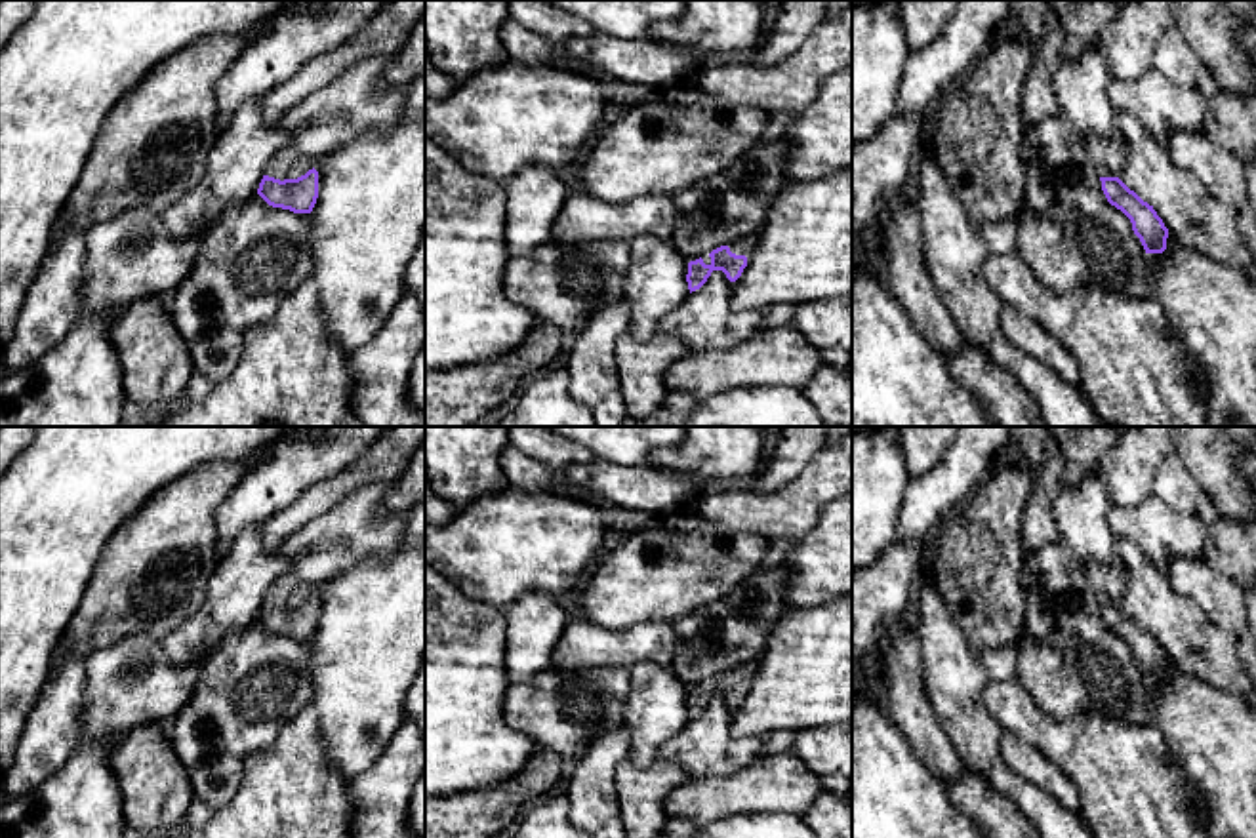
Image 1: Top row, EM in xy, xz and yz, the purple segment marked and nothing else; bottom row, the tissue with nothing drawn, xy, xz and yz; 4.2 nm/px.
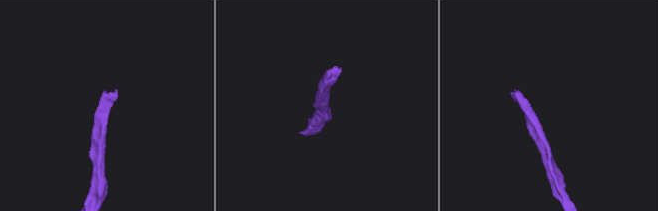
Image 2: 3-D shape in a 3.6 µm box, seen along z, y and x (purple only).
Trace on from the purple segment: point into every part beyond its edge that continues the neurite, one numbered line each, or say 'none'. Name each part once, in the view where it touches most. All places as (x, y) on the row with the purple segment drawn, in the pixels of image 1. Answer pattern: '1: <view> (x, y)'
1: xy (279, 166)

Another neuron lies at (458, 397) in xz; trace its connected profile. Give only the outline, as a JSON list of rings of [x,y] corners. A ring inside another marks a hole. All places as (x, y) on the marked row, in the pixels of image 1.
[[[537,320],[517,347],[484,364],[425,371],[425,427],[471,427],[560,352],[562,329]]]

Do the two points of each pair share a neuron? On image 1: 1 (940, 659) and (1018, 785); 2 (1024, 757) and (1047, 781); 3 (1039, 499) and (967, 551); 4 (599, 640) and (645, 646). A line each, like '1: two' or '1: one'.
1: one
2: one
3: two
4: one

